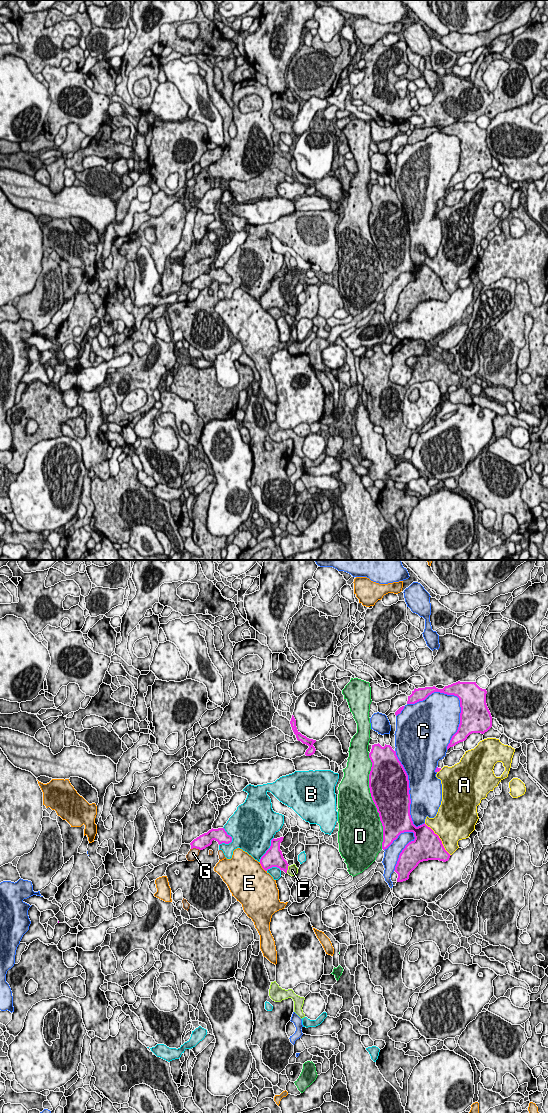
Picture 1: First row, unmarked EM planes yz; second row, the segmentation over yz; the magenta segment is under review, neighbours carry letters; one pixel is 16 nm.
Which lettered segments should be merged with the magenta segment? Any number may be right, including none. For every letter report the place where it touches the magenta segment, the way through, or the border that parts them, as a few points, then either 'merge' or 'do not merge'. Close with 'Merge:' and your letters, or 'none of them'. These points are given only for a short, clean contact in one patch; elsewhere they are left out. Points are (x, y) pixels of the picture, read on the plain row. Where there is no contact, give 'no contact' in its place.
A: yz (440, 279) | do not merge
B: yz (231, 280) | do not merge
C: yz (458, 137) | do not merge
D: yz (373, 241) | do not merge
E: yz (262, 307) | do not merge
F: yz (287, 309) | across yz (275, 299), (287, 309), (292, 310) | merge
G: yz (195, 287) | do not merge
Merge: F

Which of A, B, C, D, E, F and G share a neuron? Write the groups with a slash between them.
A / B / C / D / E / F / G

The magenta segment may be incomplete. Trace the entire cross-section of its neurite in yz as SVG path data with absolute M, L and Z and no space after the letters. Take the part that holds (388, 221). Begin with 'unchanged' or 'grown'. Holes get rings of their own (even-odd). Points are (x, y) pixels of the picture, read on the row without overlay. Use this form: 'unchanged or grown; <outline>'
unchanged; M379 183L372 185L369 198L372 202L369 214L369 228L372 240L379 253L380 261L383 266L382 289L387 289L401 273L413 272L415 279L409 282L399 295L395 312L398 314L397 322L409 319L410 313L420 302L428 300L439 300L446 302L450 294L445 290L441 279L425 263L416 267L410 255L410 234L408 215L399 201L396 191L390 185L382 187Z

